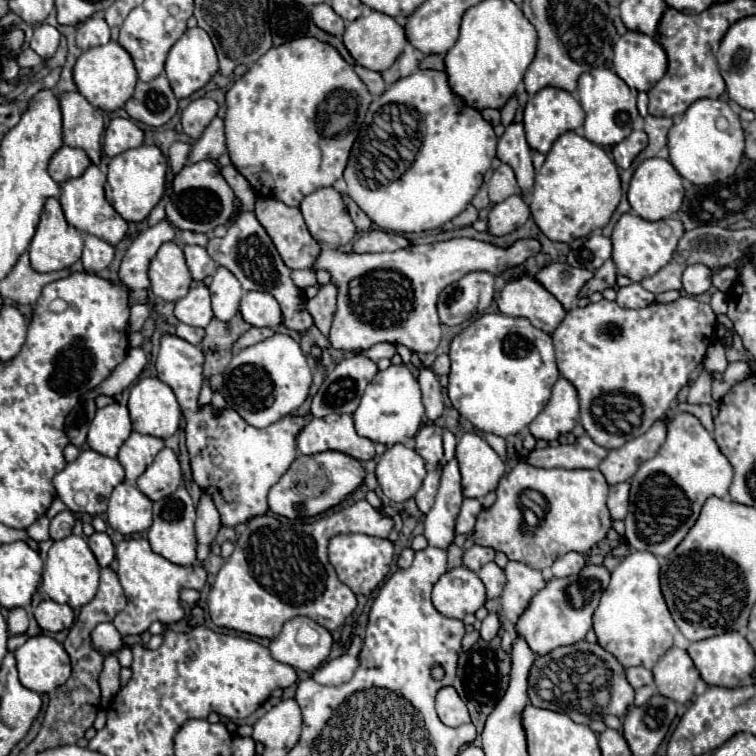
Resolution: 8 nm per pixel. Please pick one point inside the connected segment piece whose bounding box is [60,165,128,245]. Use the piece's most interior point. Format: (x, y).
(83, 201)

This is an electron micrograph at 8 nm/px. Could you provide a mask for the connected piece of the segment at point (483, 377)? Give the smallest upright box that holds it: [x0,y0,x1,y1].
[448,313,560,437]

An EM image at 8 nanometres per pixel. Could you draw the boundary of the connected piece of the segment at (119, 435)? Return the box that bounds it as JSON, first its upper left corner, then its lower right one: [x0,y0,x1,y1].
[88,389,132,457]

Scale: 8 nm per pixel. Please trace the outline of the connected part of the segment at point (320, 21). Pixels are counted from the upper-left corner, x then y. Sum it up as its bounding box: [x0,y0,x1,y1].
[312,3,344,37]

